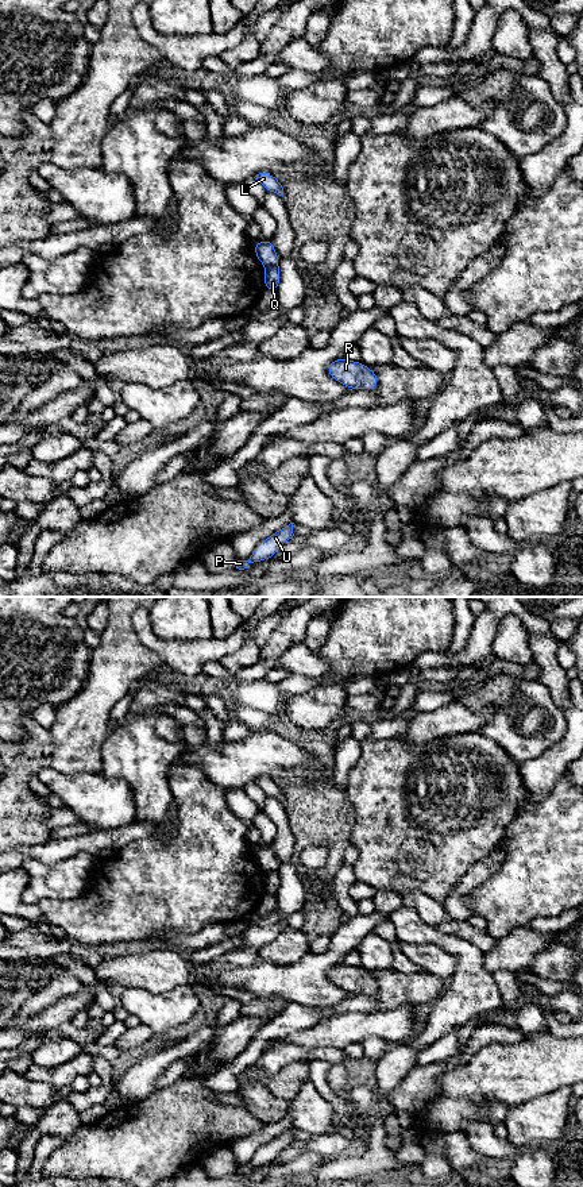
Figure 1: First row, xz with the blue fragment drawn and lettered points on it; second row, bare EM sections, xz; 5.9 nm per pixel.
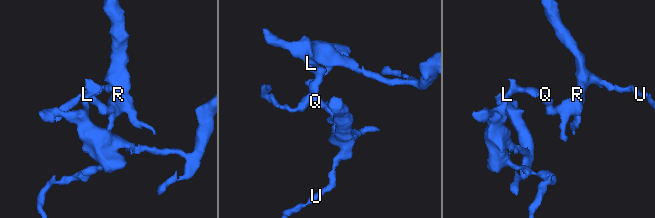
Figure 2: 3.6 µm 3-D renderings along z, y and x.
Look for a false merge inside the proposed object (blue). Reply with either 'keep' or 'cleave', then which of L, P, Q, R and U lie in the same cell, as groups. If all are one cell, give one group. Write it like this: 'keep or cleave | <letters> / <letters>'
cleave | L / P Q R U

